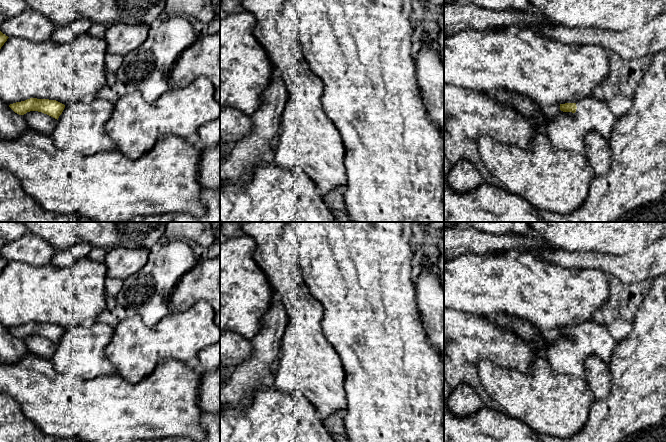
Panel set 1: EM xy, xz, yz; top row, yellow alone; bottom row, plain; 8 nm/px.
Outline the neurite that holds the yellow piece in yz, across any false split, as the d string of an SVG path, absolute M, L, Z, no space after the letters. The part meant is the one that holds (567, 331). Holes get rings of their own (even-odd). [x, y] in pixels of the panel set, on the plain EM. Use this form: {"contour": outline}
{"contour": "M587 320L579 323L576 327L560 328L560 336L555 339L547 339L547 344L548 348L542 357L549 362L556 373L584 378L586 358L596 355L608 363L617 342L610 336L606 325Z"}

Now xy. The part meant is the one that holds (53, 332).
{"contour": "M30 322L9 331L19 339L38 335L55 342L57 349L51 362L58 373L86 380L115 373L113 364L105 356L113 327L102 322L67 329L56 324Z"}

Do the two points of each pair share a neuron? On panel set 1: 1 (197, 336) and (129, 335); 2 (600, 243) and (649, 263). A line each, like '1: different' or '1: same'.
1: same
2: different

